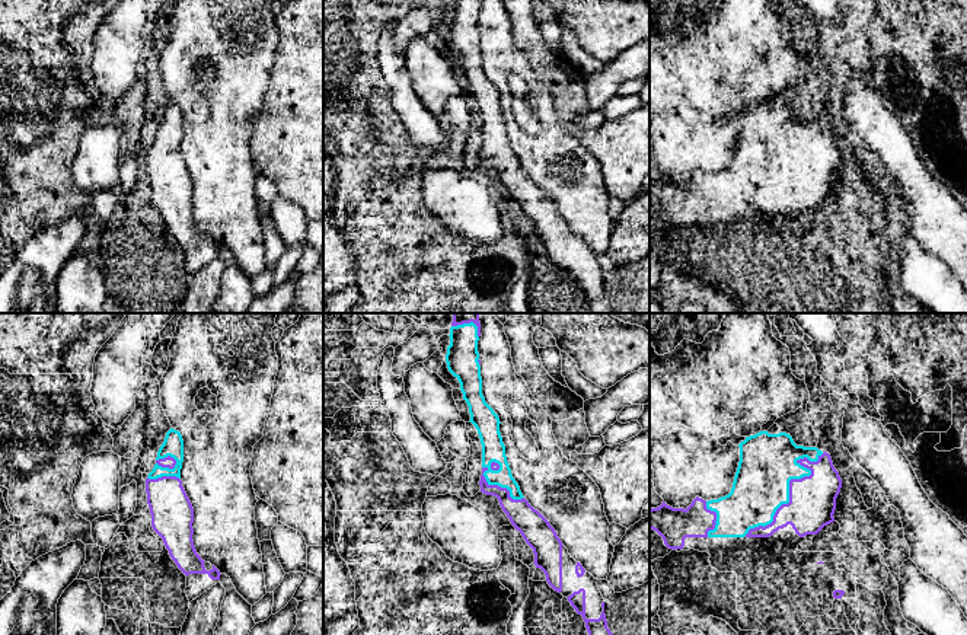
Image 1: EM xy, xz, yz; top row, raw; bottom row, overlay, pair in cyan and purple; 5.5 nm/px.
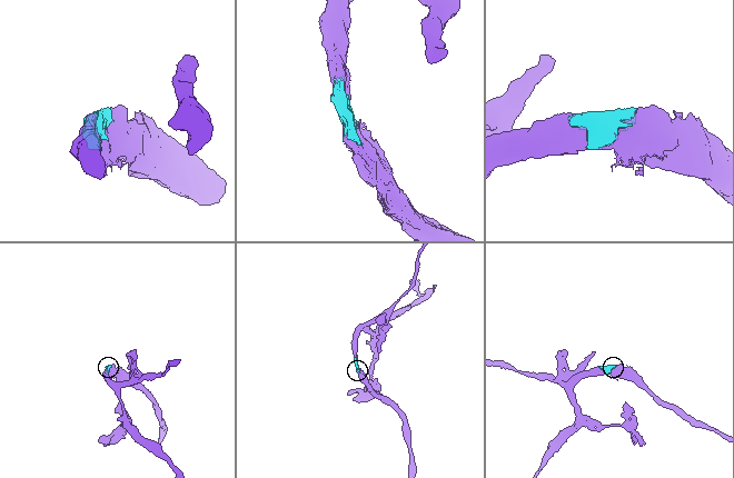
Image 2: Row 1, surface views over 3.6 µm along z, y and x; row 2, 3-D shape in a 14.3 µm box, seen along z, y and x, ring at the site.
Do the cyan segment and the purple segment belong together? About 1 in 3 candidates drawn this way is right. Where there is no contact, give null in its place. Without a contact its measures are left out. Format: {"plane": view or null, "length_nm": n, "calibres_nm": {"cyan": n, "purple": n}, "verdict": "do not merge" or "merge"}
{"plane": "yz", "length_nm": 650, "calibres_nm": {"cyan": 320, "purple": 260}, "verdict": "merge"}

